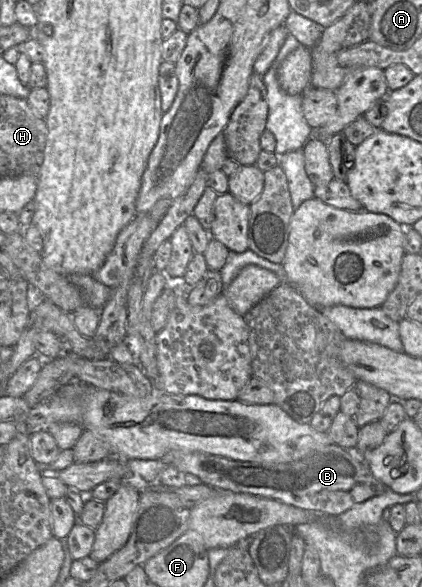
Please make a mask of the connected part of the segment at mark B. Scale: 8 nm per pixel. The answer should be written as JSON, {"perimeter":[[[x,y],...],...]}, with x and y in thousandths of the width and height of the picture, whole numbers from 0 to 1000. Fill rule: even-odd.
{"perimeter":[[[796,756],[773,758],[713,784],[682,789],[581,787],[495,772],[424,767],[400,768],[379,785],[434,806],[464,809],[481,825],[507,833],[649,850],[765,879],[801,879],[919,833],[884,809],[855,779]]]}

